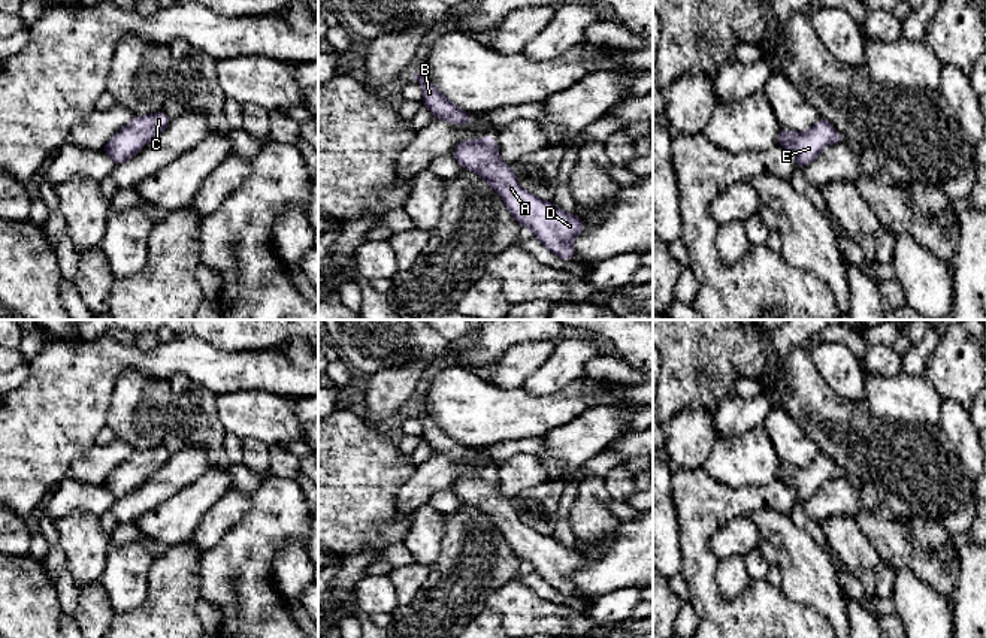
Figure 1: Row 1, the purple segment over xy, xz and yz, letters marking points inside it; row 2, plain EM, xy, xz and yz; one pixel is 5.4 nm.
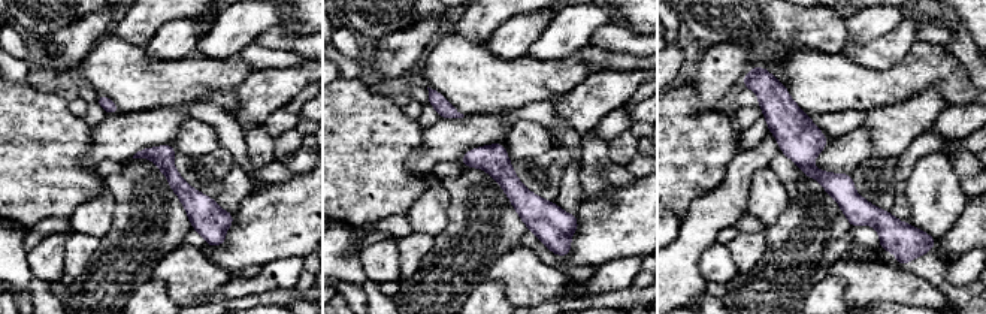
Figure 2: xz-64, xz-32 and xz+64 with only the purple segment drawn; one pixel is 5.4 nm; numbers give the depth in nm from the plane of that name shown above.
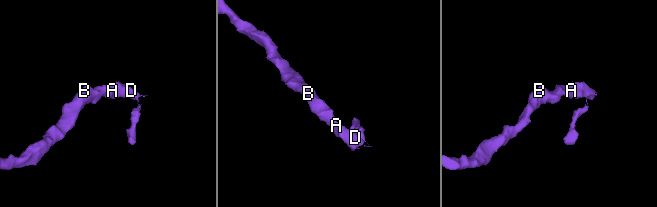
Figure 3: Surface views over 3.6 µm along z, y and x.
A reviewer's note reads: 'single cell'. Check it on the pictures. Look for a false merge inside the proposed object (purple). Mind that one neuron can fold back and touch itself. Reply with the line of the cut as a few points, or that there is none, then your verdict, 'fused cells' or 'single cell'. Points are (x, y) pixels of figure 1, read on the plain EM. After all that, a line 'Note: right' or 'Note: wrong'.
no cut; single cell
Note: right

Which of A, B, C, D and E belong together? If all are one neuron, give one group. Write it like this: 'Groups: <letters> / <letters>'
Groups: A B C D E

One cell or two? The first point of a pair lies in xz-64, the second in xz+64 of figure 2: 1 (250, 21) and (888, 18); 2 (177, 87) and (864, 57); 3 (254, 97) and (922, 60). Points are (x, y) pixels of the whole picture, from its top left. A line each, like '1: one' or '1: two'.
1: two
2: two
3: two

